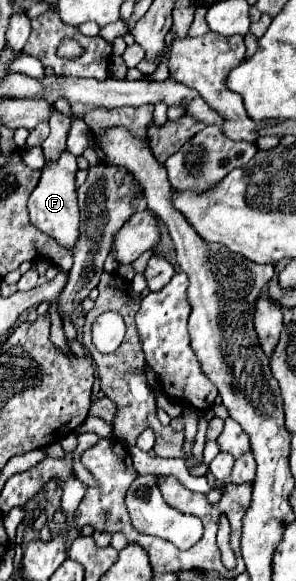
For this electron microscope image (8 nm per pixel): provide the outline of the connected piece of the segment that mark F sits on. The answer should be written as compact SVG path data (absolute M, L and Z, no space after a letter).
M63 152L61 158L43 168L37 188L29 198L29 216L31 222L45 234L53 236L63 248L73 250L75 240L79 238L79 208L77 208L77 188L75 188L77 162L71 152Z

